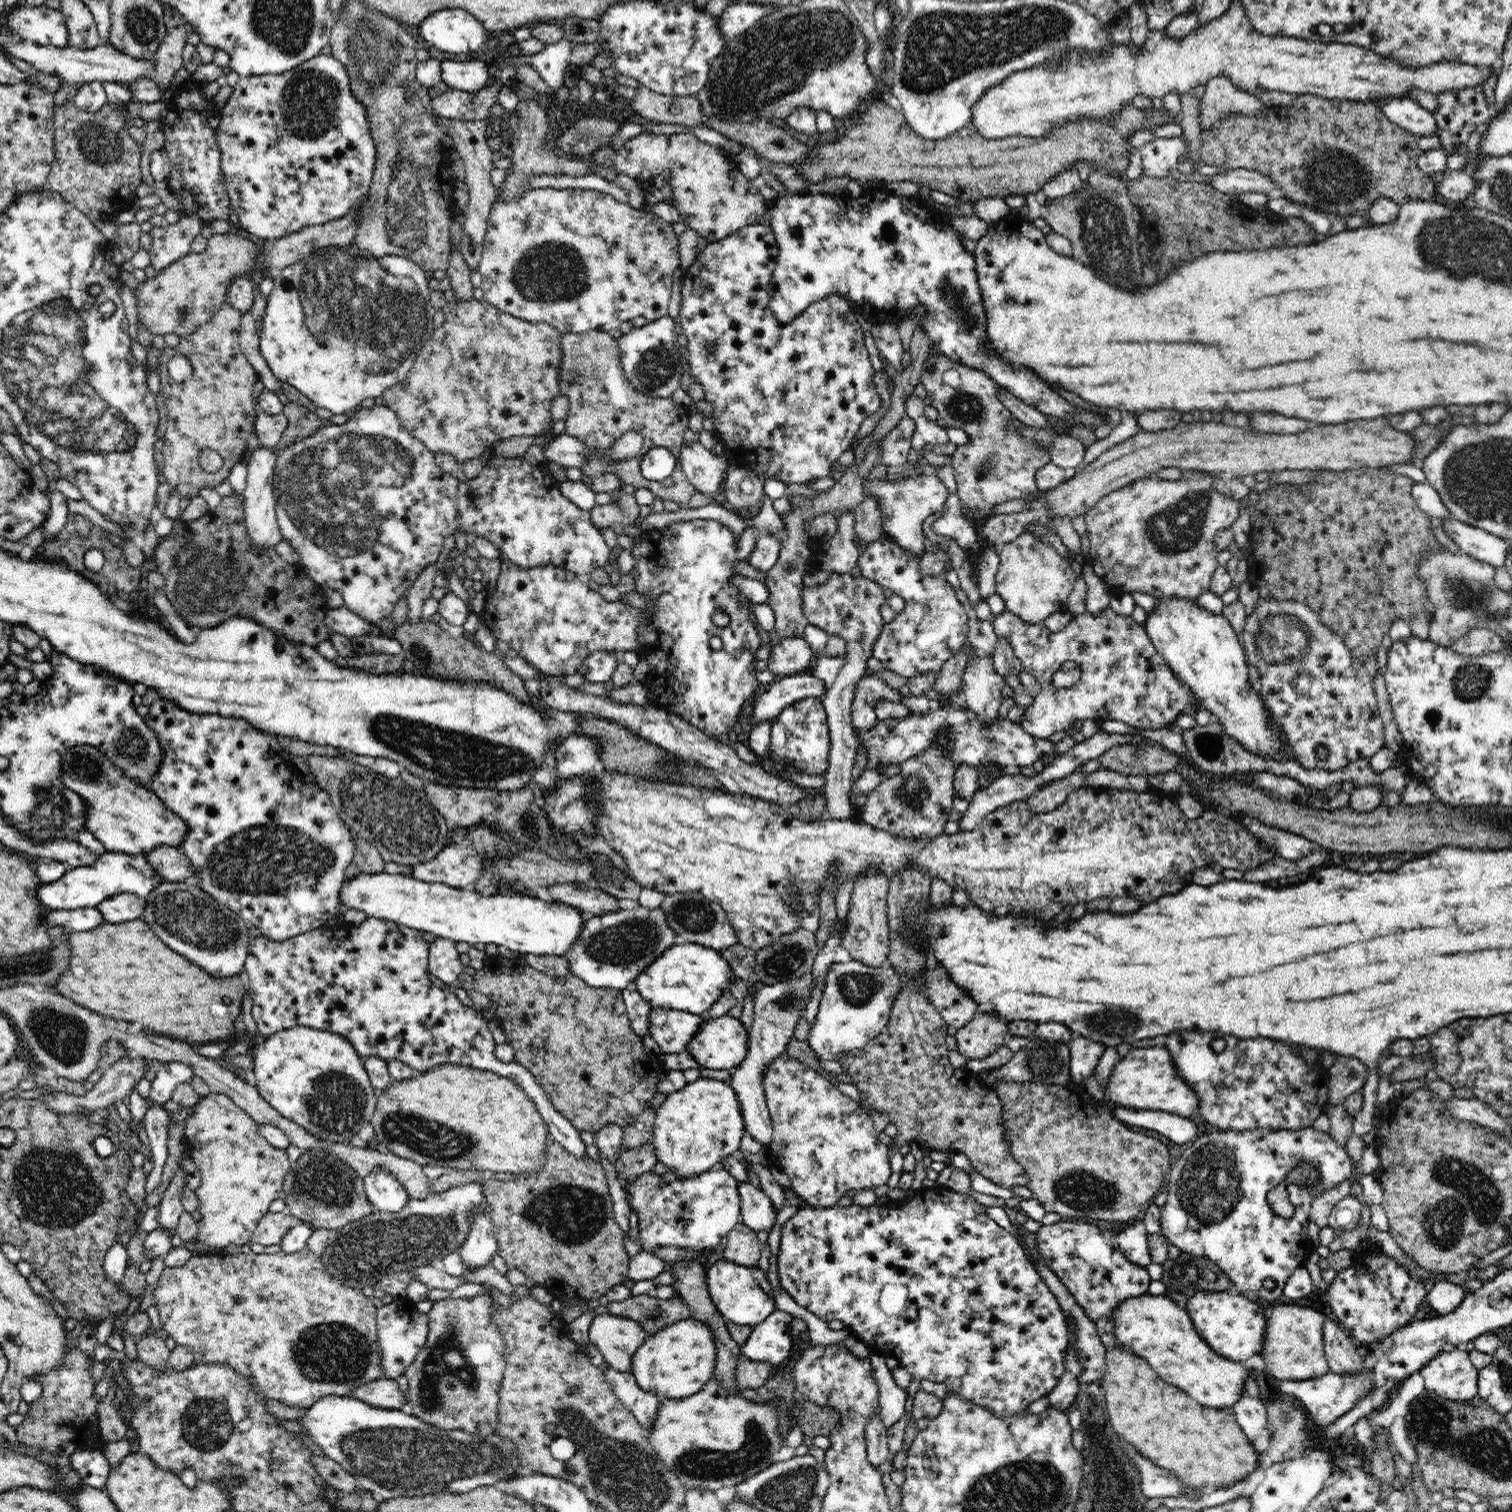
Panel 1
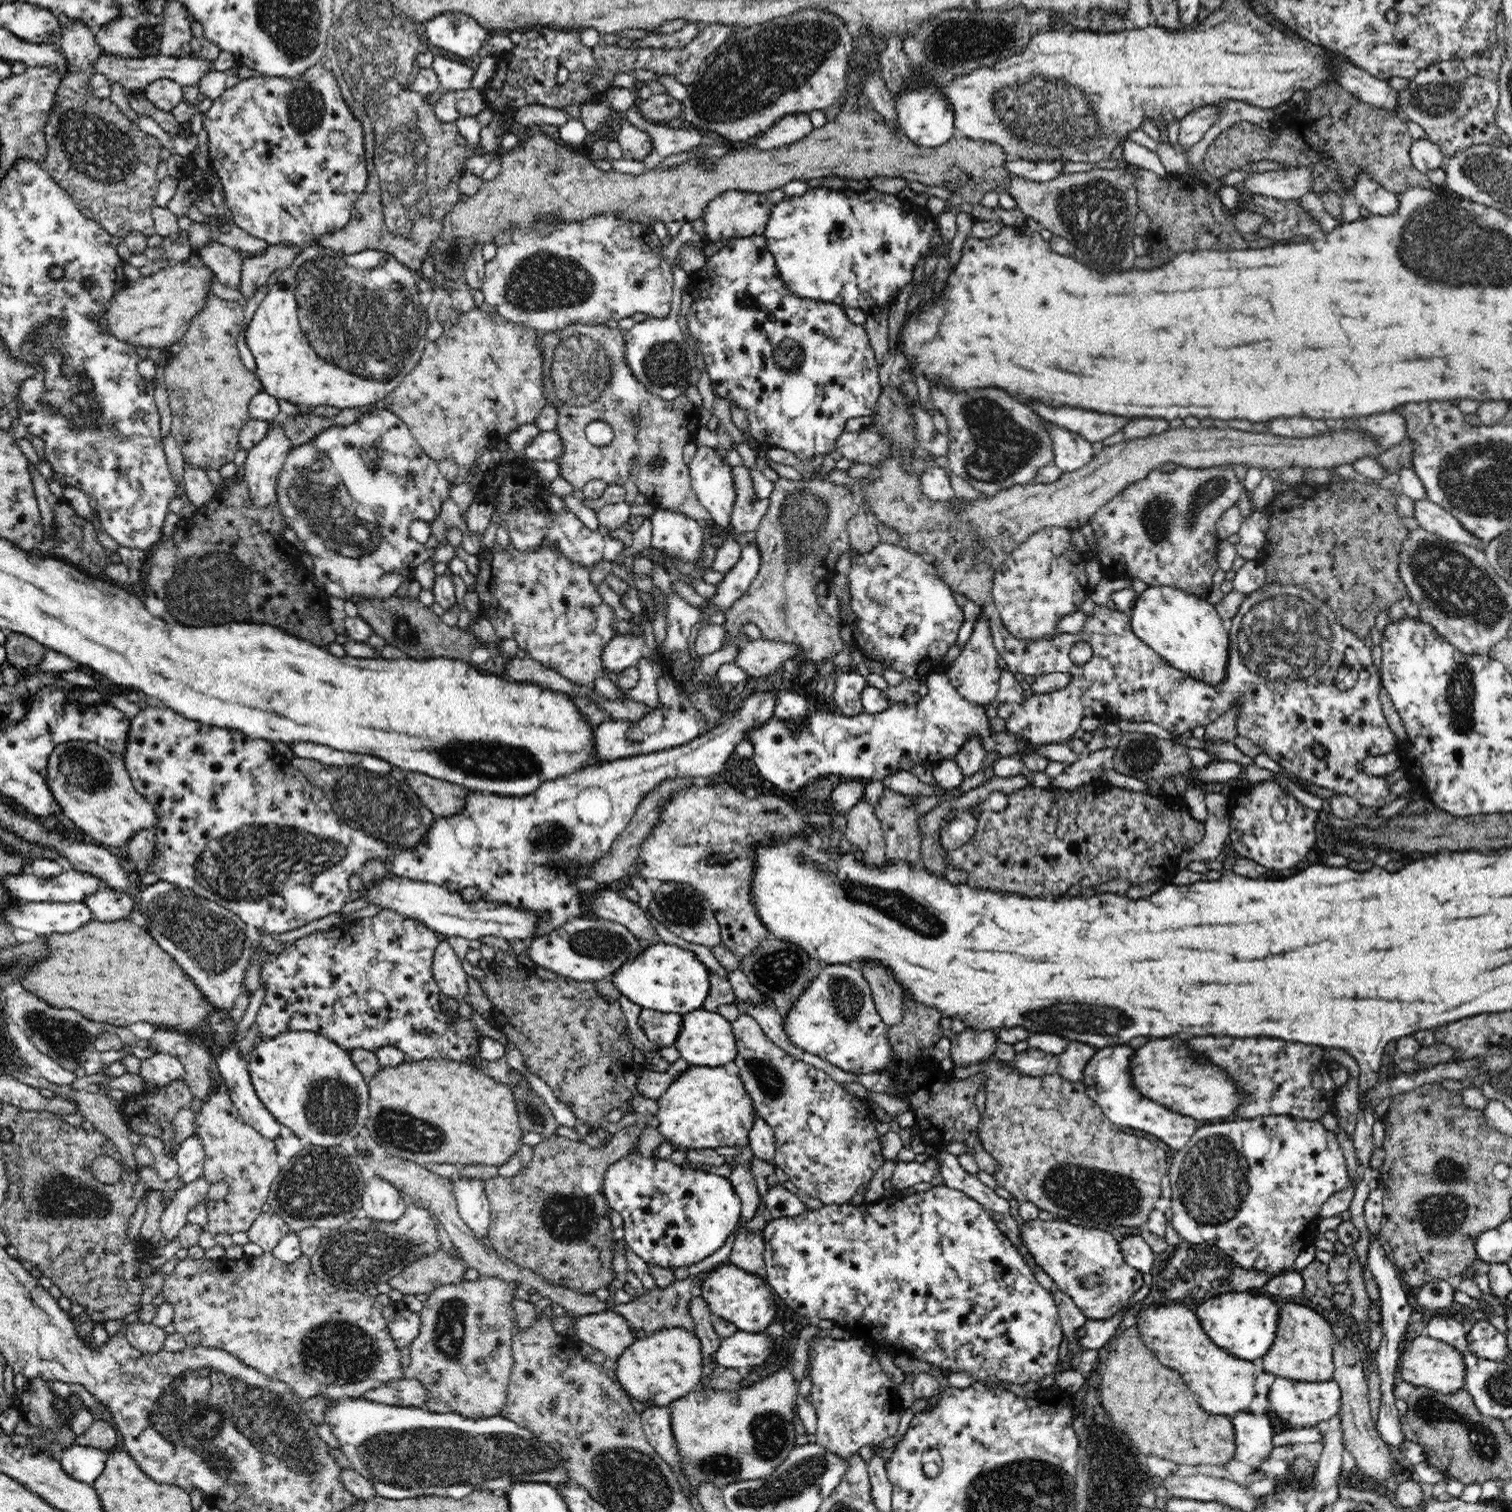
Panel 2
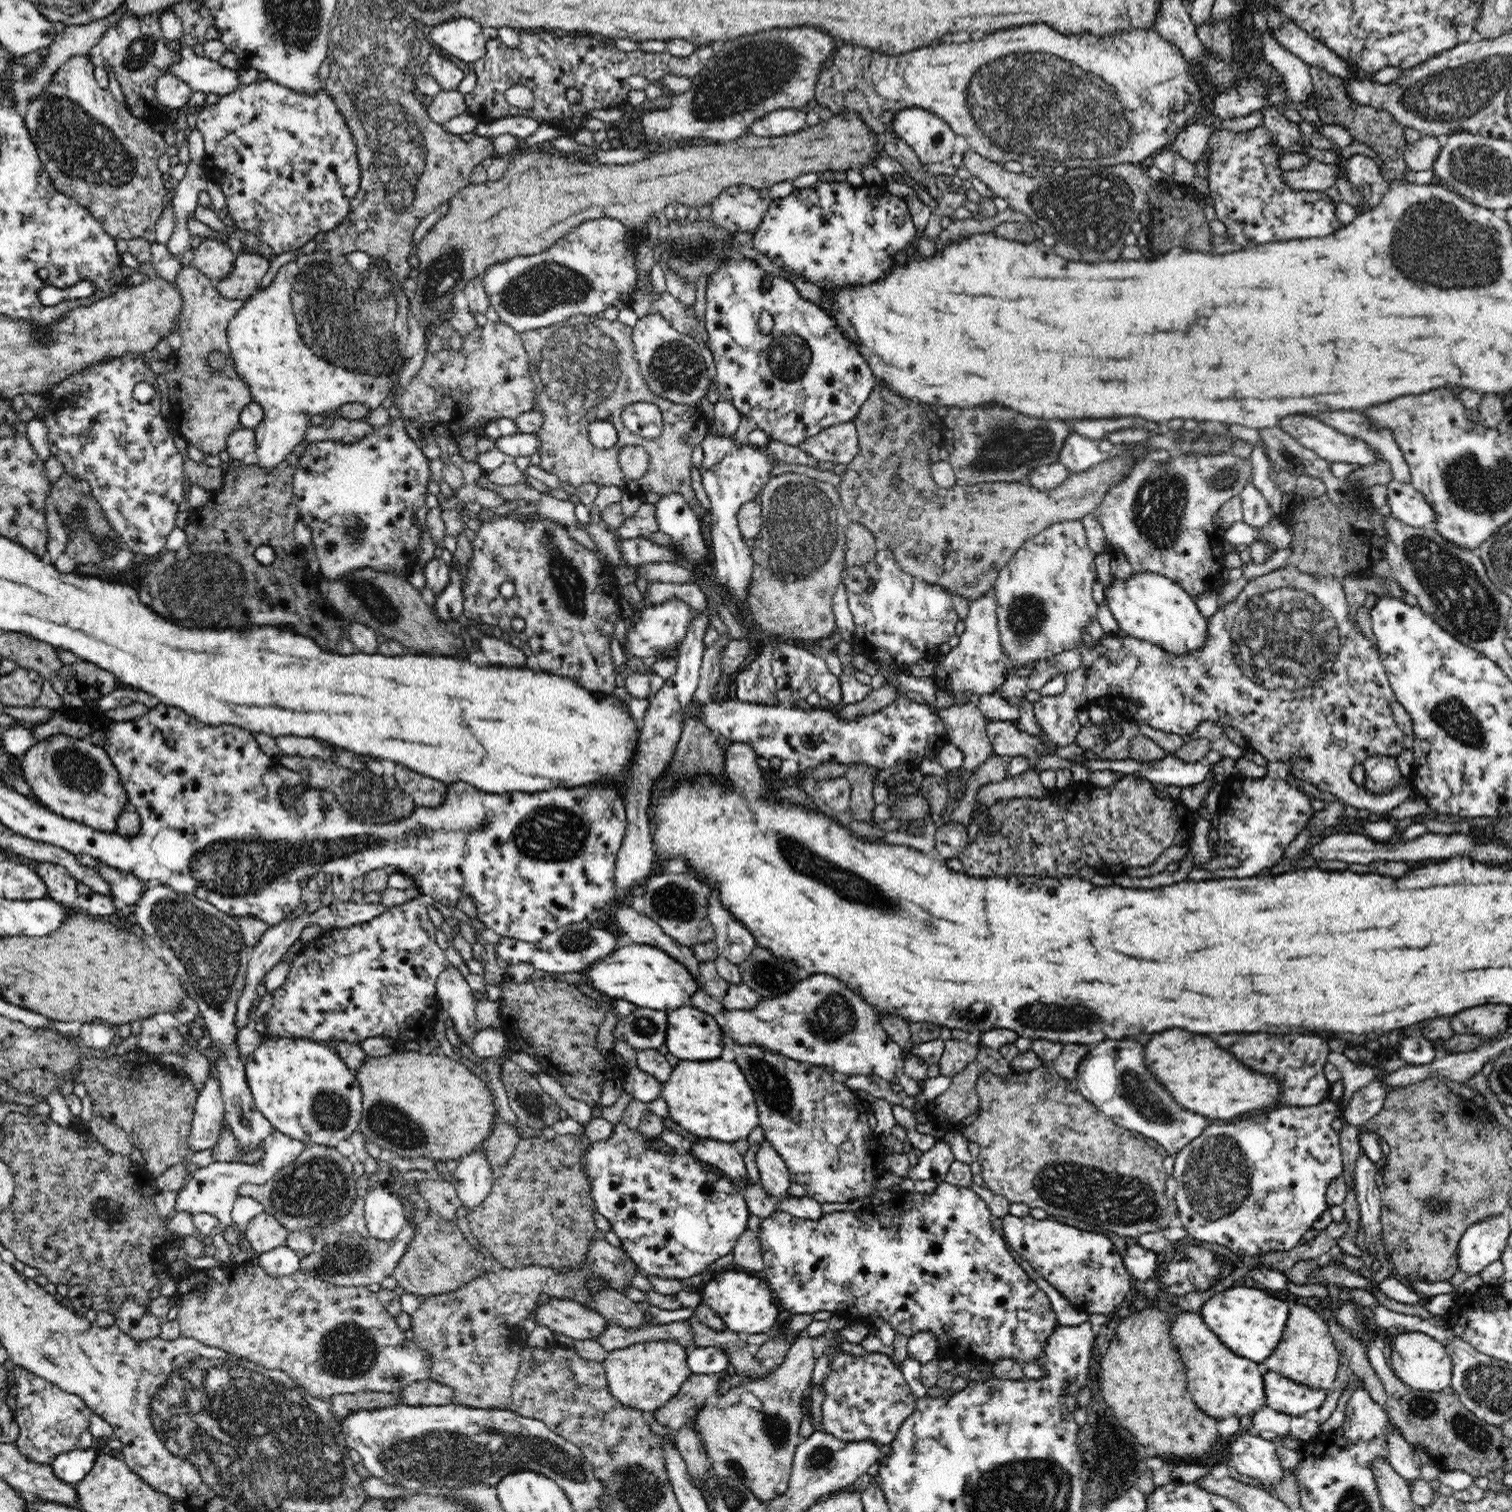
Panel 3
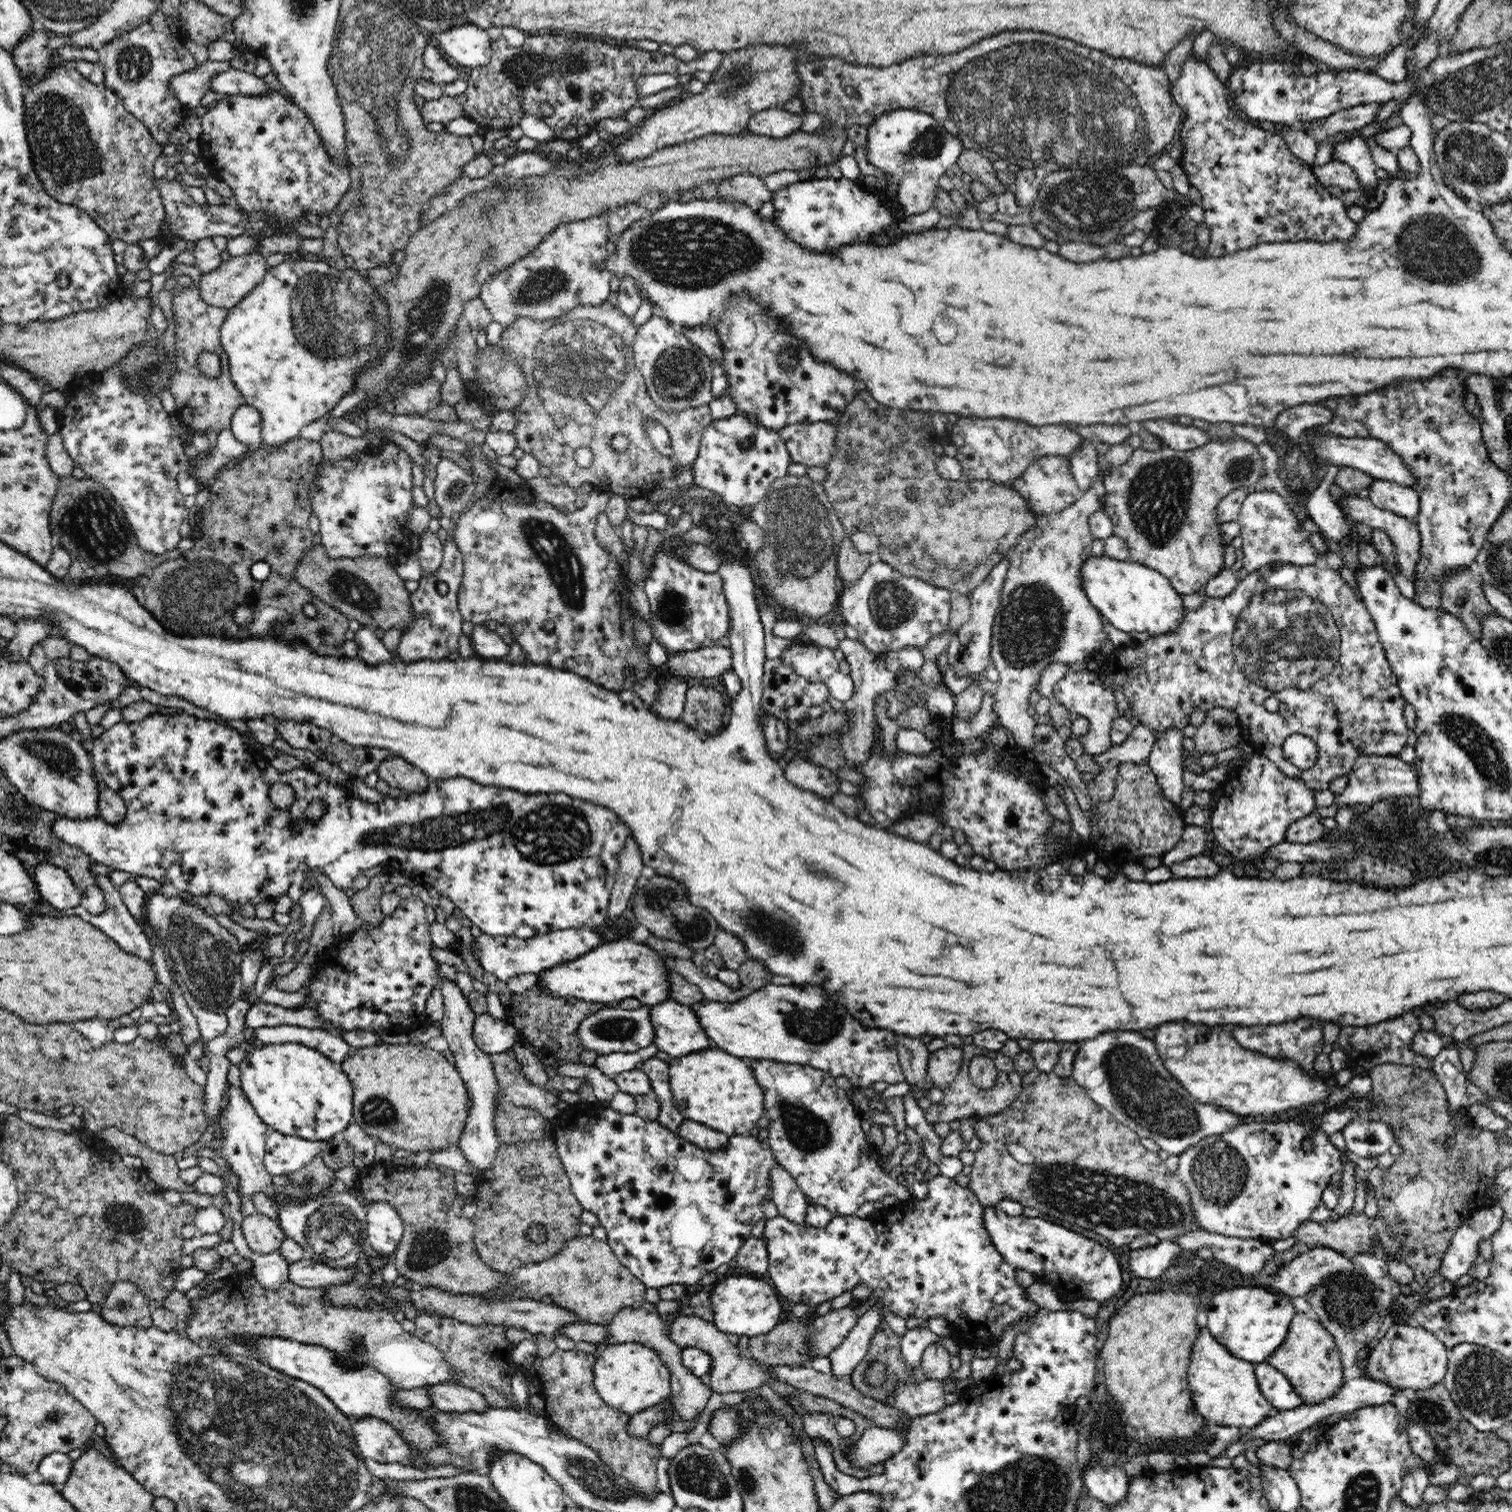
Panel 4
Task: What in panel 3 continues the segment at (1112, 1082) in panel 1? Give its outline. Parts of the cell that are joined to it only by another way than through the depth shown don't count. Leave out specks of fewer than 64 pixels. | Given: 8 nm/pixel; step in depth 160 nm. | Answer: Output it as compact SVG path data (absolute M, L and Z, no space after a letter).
M1164 1030L1146 1044L1146 1064L1179 1106L1215 1121L1230 1120L1255 1109L1276 1105L1283 1093L1275 1076L1261 1074L1238 1062L1216 1040L1188 1030Z

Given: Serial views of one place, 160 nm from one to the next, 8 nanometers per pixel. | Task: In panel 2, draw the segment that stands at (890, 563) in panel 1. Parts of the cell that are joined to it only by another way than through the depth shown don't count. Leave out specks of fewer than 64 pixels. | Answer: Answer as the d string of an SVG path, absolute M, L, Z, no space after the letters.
M878 543L870 550L870 552L855 553L849 570L849 588L850 588L850 607L856 615L857 621L854 627L854 639L856 640L855 648L860 648L866 659L871 658L882 664L882 668L890 668L900 673L904 677L915 677L919 675L927 675L930 673L934 664L944 661L944 656L948 652L948 648L958 643L958 634L964 624L965 619L963 610L955 600L954 592L935 572L936 568L929 562L927 558L916 553L912 553L908 549L893 543Z

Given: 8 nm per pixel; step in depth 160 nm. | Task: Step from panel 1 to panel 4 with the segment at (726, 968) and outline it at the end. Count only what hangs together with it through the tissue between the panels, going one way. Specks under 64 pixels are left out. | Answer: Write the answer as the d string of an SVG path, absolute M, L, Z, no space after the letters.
M628 938L598 945L580 958L551 966L538 975L536 983L539 983L546 994L552 996L577 998L604 1005L607 1002L636 998L640 1004L651 1007L671 999L669 993L671 984L667 977L665 960L644 943L632 942Z

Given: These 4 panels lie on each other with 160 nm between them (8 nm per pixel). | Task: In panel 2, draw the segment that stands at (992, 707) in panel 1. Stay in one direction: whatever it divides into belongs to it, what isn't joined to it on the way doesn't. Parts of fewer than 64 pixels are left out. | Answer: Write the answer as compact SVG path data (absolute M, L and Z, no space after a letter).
M984 616L978 618L974 624L970 641L961 648L960 656L954 660L951 667L947 667L944 675L949 678L952 686L968 701L979 704L994 704L999 689L1001 670L998 665L999 653L994 646L992 634Z

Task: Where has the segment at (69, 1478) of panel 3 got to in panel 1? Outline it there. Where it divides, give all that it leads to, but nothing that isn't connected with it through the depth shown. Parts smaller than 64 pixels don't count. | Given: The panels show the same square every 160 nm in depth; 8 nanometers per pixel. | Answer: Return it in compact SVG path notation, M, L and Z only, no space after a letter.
M96 1448L76 1451L69 1456L67 1463L70 1468L73 1468L77 1472L77 1475L81 1478L84 1485L104 1490L111 1467L101 1449Z

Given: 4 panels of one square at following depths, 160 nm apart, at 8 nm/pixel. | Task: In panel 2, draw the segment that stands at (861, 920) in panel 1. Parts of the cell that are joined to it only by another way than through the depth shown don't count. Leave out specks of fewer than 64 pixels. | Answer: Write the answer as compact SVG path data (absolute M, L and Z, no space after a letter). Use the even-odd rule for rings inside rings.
M864 797L846 813L845 837L863 850L862 861L873 868L886 862L885 840L874 805ZM860 962L856 966L870 985L873 1001L881 1019L890 1027L902 1019L902 990L898 988L894 976L871 962Z

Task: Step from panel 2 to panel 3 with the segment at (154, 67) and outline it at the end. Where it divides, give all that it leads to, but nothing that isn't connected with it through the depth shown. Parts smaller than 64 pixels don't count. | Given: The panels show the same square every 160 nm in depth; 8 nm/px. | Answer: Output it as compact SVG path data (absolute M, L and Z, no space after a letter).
M180 45L180 60L174 62L168 72L186 82L188 88L222 96L243 85L240 81L240 70L224 68L219 61L205 55L196 55L191 46Z

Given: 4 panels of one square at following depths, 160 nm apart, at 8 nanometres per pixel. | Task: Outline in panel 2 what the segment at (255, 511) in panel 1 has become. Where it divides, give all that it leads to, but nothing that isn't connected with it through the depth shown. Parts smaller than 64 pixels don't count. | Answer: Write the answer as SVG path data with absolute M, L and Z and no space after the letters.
M281 417L269 421L265 437L247 452L244 480L252 503L268 506L277 500L278 474L293 444L282 430Z

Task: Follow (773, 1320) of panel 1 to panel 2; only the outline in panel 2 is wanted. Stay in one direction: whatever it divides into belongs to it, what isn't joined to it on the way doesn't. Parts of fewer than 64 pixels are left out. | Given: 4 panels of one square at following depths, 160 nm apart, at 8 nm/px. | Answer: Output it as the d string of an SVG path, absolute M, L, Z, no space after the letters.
M736 1331L732 1336L721 1339L714 1362L718 1367L736 1368L744 1372L754 1369L770 1358L775 1340L766 1331L758 1334Z

